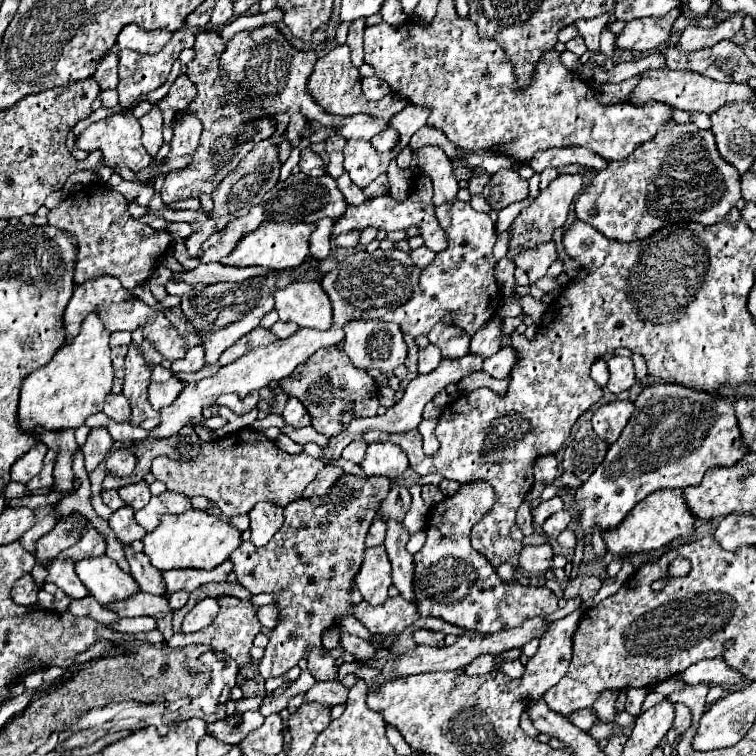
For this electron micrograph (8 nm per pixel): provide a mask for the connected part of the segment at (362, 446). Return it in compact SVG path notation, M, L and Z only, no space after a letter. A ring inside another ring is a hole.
M355 440L355 442L351 442L351 444L343 450L343 458L359 464L359 462L363 460L365 450L367 450L367 442L365 442L365 440Z

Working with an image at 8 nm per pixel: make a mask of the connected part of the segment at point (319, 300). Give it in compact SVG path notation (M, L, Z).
M293 282L275 292L275 310L281 322L295 322L301 328L329 330L333 324L331 300L321 282Z

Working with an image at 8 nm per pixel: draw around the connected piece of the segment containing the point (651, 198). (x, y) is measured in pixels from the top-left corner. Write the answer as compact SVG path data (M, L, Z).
M669 122L665 130L661 130L653 140L641 144L633 154L629 154L629 158L611 162L605 170L597 172L589 188L579 196L575 204L577 220L591 224L603 236L617 242L645 240L657 230L679 222L699 222L711 226L721 222L741 198L739 178L741 176L737 174L737 170L719 156L711 130L699 130L693 122Z

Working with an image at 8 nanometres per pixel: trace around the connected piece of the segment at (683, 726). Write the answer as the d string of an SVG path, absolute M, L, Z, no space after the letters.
M677 704L675 706L675 722L673 722L673 728L677 734L683 734L691 724L691 712L685 704Z

